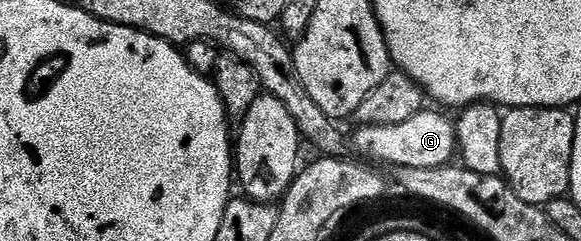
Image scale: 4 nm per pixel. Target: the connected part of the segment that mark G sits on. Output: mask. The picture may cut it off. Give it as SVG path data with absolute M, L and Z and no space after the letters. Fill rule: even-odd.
M424 109L418 111L409 121L401 121L393 125L356 126L355 136L351 135L349 142L357 156L364 155L372 164L392 163L395 169L412 167L413 169L437 169L446 167L456 158L457 144L455 142L455 124L450 118L442 115L444 112Z

